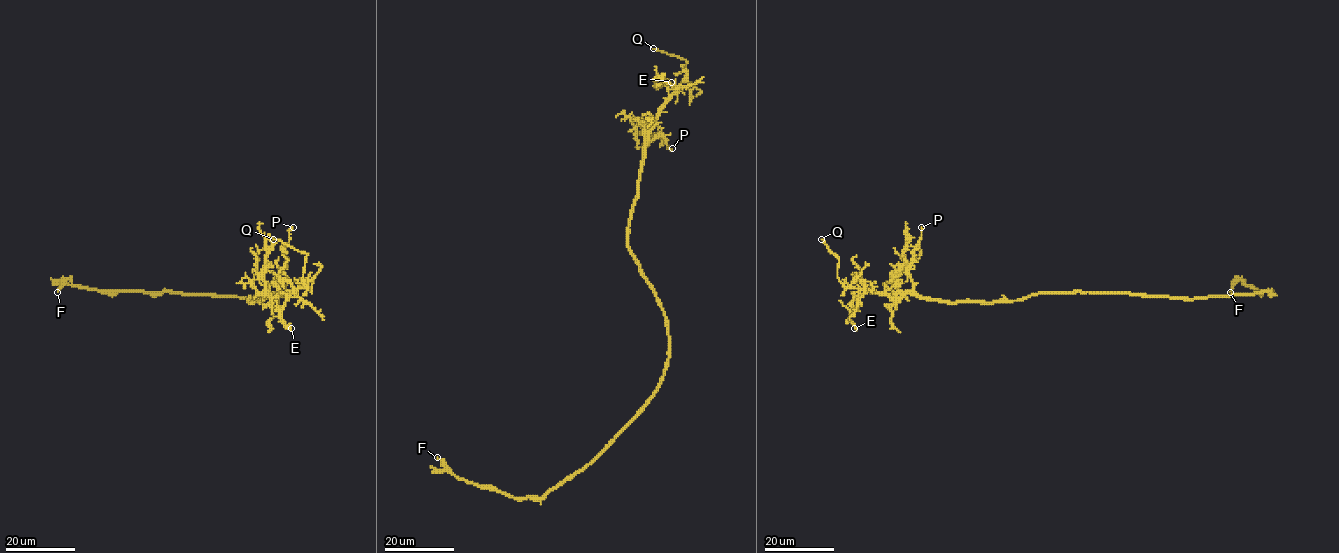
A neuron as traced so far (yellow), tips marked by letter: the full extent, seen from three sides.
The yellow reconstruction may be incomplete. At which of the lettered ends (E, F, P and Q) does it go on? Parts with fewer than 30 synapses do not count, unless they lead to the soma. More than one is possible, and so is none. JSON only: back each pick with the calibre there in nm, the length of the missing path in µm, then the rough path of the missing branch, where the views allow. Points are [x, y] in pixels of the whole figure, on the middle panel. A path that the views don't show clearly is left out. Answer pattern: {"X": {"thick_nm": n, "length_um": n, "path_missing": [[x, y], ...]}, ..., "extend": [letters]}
{"Q": {"thick_nm": 220, "length_um": 25, "path_missing": [[653, 48], [640, 47], [631, 42], [612, 19]]}, "extend": ["Q"]}

